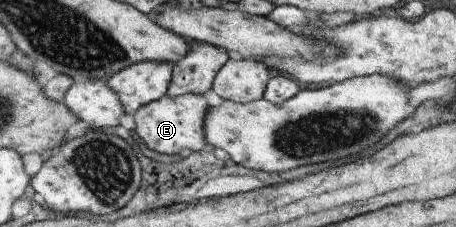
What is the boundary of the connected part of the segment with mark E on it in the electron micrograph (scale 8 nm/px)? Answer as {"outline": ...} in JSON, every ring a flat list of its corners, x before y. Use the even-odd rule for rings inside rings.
{"outline":[[185,93,179,96,164,94,136,109,132,114,136,125,134,130,148,149,158,153,177,153,182,147,197,152,206,147,203,121,209,107,203,94]]}

